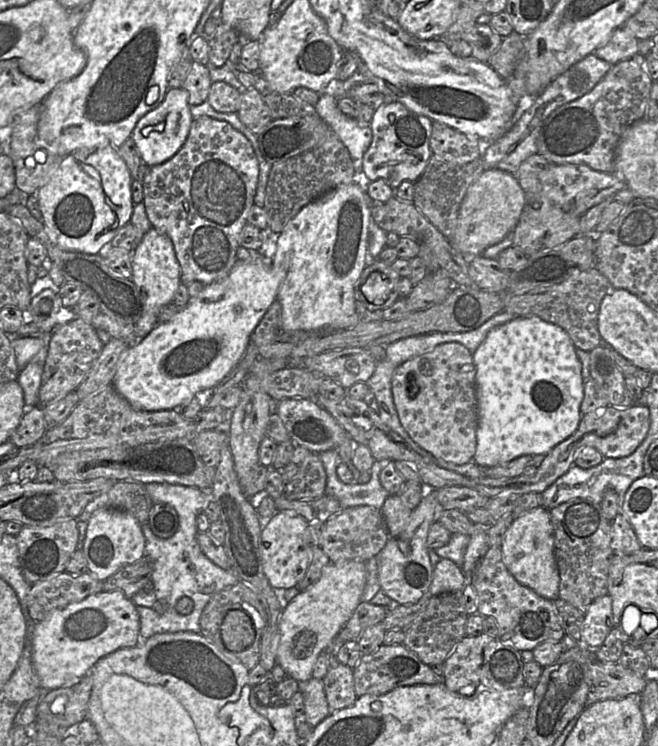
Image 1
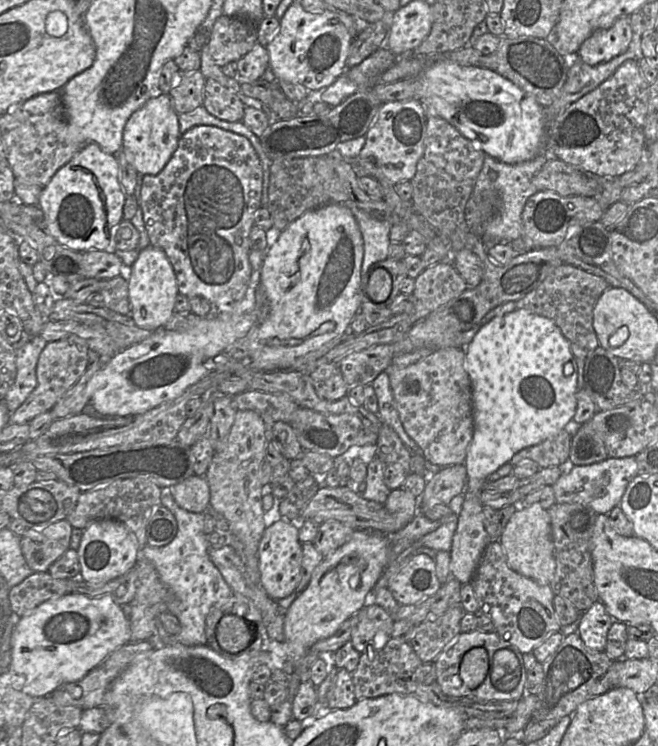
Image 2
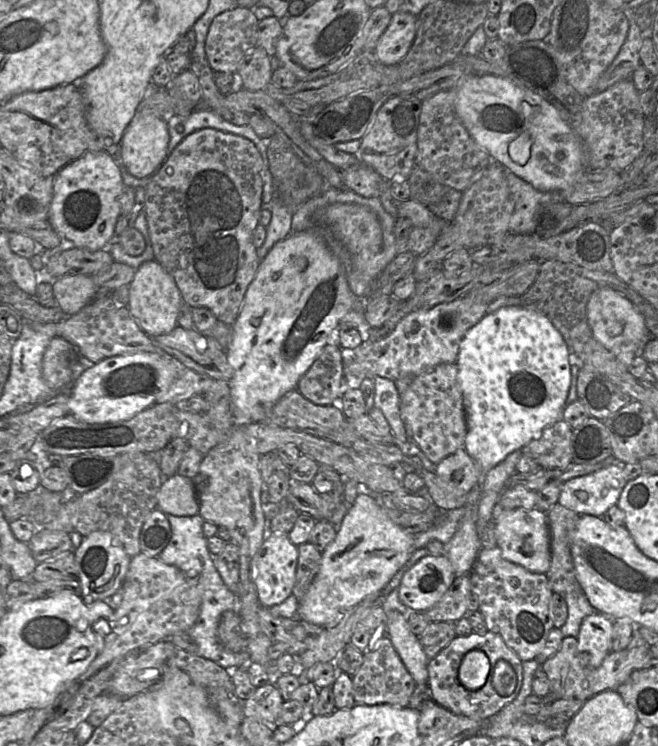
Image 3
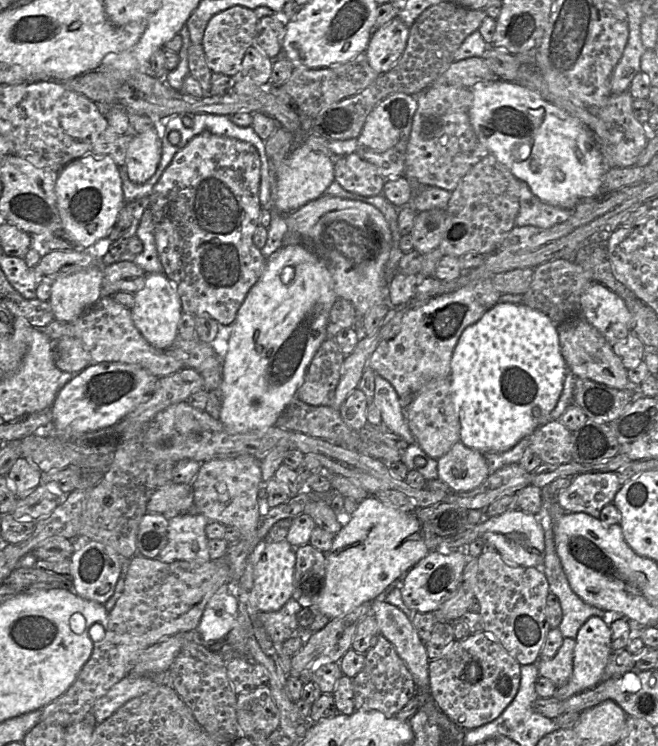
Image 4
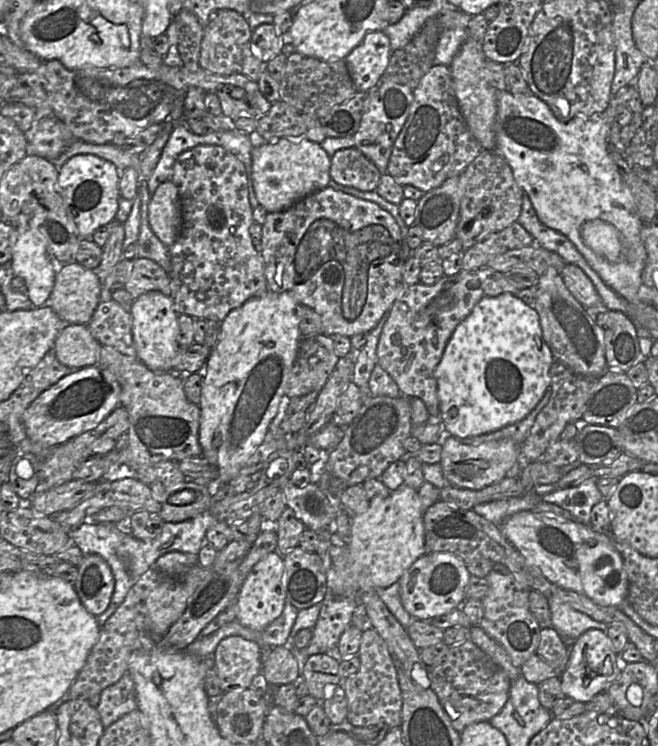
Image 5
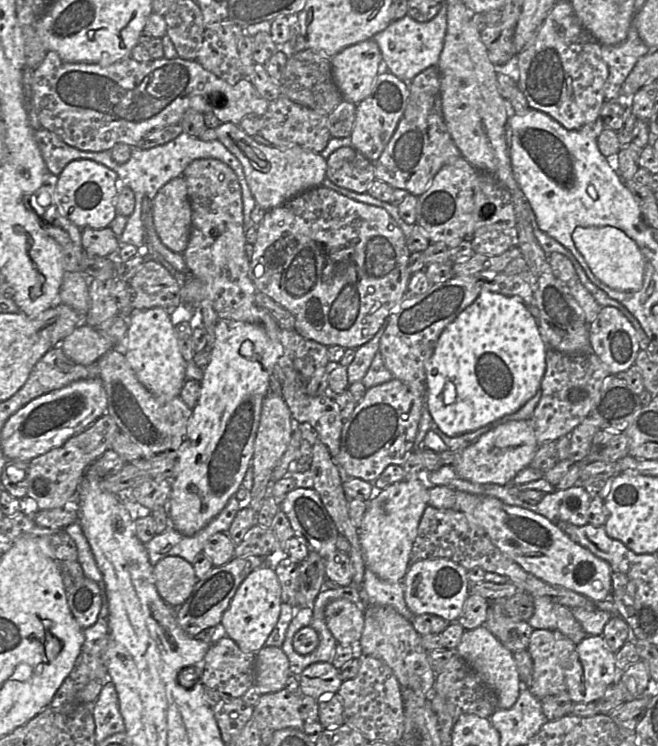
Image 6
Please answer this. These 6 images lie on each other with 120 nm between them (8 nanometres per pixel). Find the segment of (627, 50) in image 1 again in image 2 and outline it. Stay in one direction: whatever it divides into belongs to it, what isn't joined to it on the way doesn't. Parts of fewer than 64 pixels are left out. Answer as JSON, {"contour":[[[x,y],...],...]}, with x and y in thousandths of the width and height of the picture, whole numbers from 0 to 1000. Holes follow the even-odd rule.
{"contour":[[[956,21],[939,24],[927,38],[900,44],[880,63],[877,76],[894,87],[924,83],[953,68],[962,51]]]}

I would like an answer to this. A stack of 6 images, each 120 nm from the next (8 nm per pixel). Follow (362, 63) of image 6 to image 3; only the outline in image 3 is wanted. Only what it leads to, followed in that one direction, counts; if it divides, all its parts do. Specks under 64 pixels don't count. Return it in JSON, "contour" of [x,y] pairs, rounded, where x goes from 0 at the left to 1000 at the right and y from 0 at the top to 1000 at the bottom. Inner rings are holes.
{"contour":[[[603,15],[582,43],[570,66],[570,75],[585,88],[603,87],[620,71],[632,47],[634,21]]]}

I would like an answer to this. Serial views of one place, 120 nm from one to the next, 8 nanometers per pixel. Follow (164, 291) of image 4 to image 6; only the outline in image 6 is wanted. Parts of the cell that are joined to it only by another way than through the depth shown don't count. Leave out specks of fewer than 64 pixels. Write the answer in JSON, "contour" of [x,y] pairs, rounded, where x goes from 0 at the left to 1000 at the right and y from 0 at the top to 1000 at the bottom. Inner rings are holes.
{"contour":[[[248,413],[202,414],[195,426],[195,441],[184,469],[211,512],[239,531],[272,531],[283,511],[283,484],[271,464],[266,438]]]}

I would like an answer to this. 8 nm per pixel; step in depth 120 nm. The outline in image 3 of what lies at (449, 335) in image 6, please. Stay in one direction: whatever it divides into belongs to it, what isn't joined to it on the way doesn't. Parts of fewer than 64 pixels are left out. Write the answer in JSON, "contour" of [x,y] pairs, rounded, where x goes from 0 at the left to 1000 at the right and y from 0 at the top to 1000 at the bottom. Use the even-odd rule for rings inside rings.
{"contour":[[[793,409],[764,410],[739,421],[707,446],[691,487],[710,568],[705,601],[726,622],[733,637],[739,638],[774,609],[816,587],[827,574],[856,562],[868,515],[866,468],[827,421]]]}

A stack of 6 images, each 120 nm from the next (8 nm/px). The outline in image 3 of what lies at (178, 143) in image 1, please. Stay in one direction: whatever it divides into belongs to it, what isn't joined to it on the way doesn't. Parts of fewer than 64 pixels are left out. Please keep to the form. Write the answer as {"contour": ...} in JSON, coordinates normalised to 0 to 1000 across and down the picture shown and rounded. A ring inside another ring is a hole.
{"contour":[[[205,153],[181,194],[181,210],[205,239],[234,235],[255,210],[254,164],[233,153]]]}

